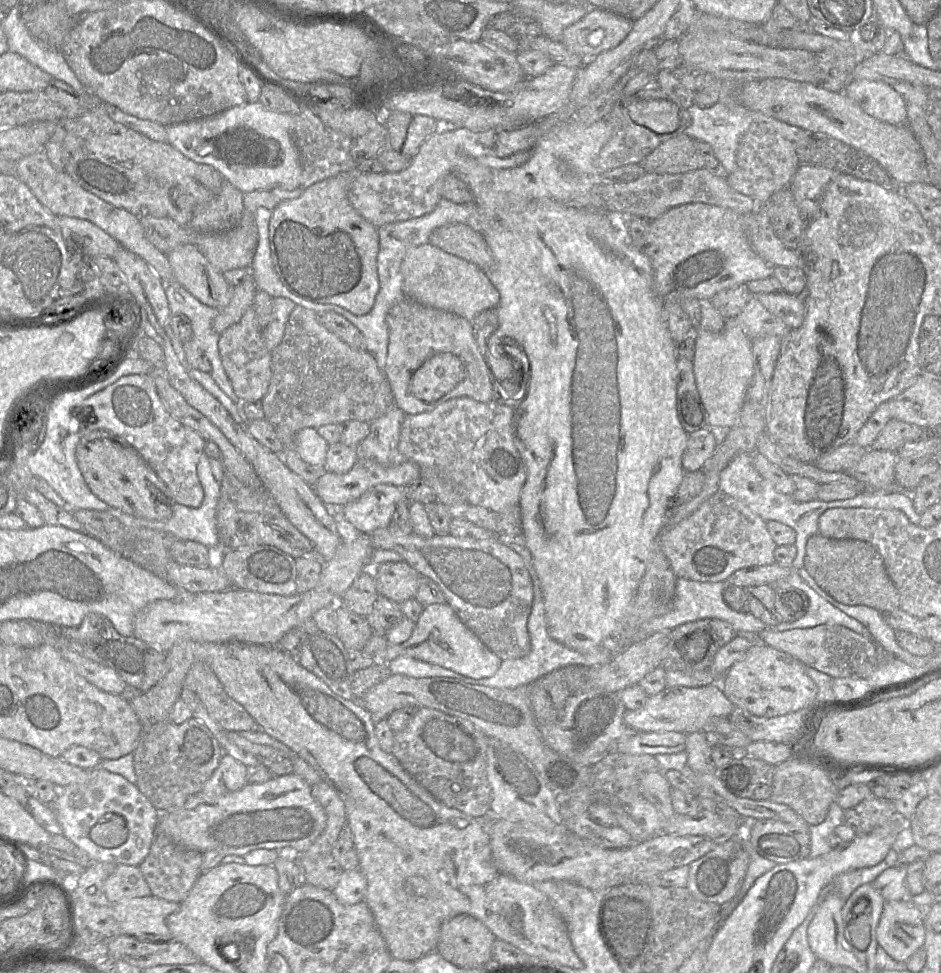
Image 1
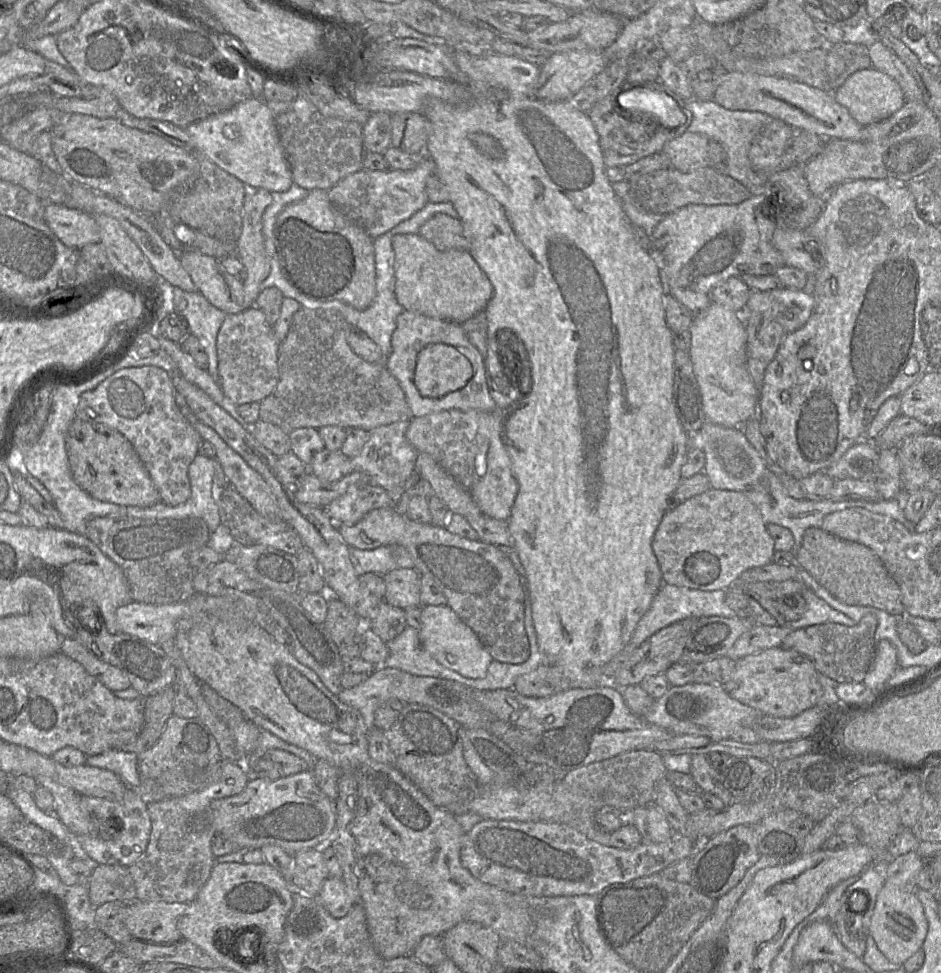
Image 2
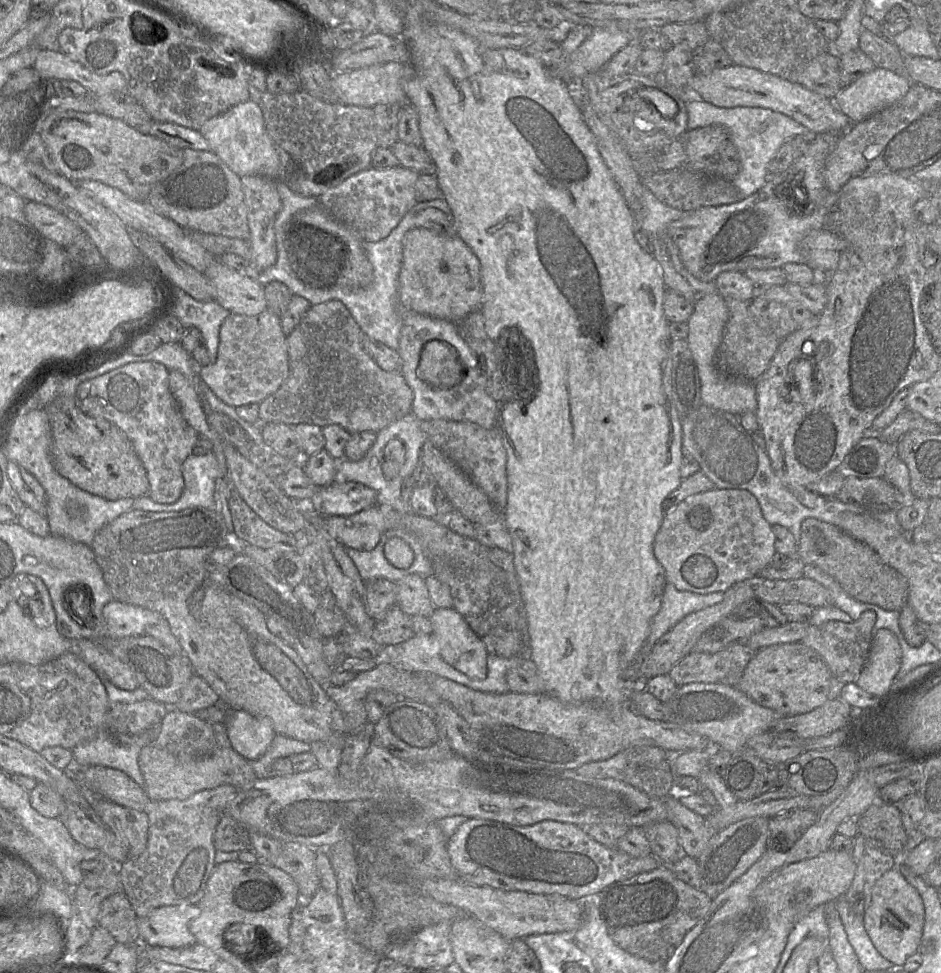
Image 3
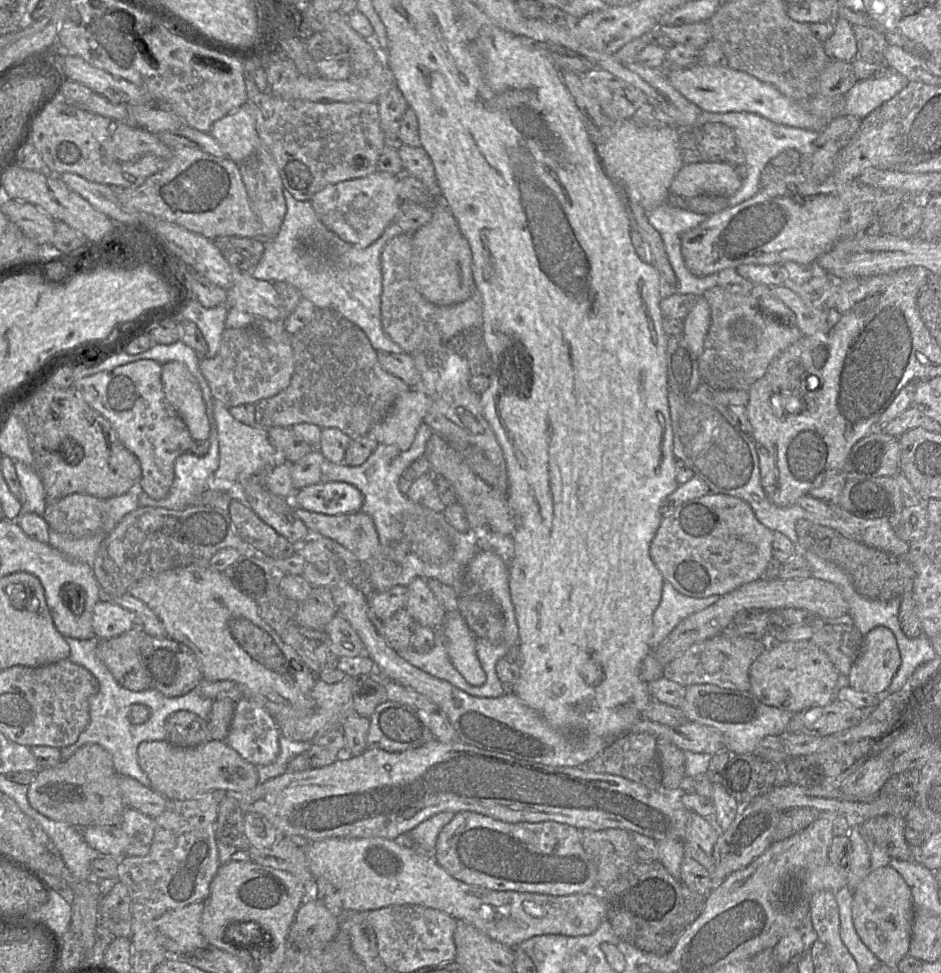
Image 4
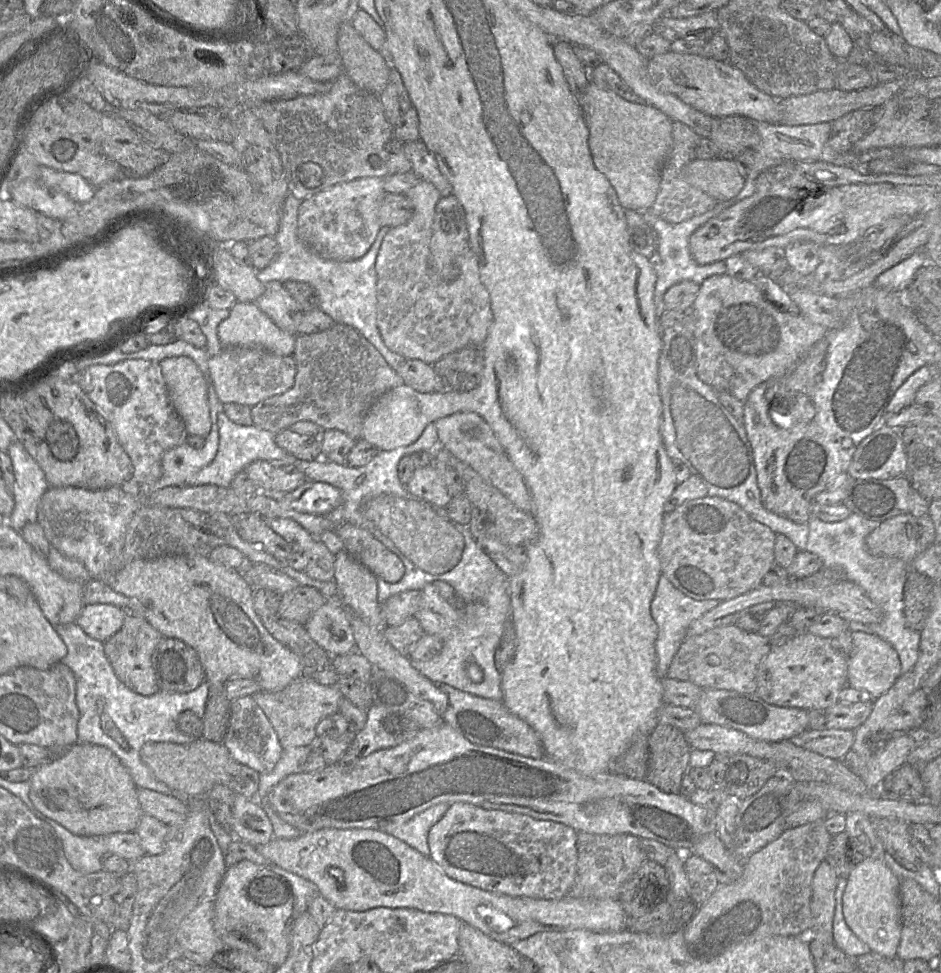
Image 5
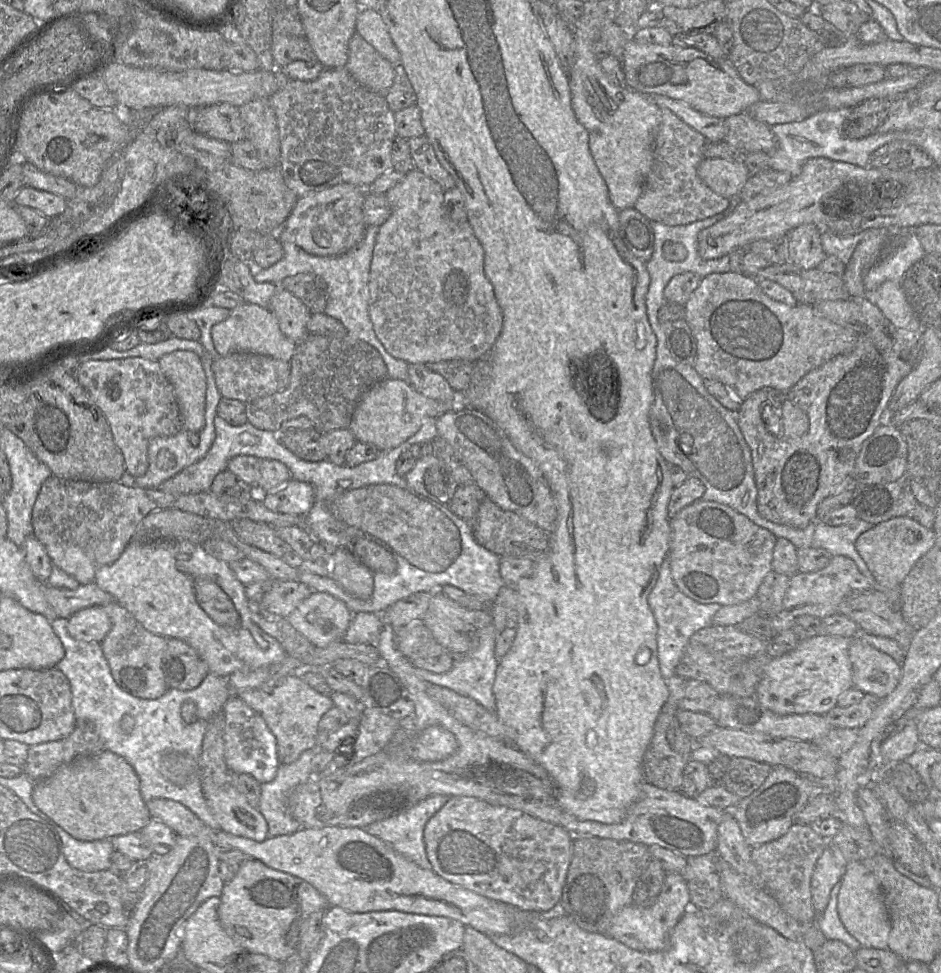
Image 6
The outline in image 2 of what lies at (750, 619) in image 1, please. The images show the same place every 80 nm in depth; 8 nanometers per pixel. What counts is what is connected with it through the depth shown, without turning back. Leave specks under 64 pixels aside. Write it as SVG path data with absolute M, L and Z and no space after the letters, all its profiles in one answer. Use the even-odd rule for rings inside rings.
M663 583L650 608L639 620L630 641L618 655L616 655L604 666L604 685L612 685L614 674L617 668L627 659L633 650L635 650L650 636L680 620L690 617L707 616L739 618L736 616L735 612L726 604L726 590L719 589L713 591L704 591L682 586L675 586L669 583Z

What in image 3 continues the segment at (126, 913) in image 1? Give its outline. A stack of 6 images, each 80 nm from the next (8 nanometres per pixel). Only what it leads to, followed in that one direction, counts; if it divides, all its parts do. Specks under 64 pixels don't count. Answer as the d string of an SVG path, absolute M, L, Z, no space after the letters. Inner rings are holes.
M198 904L162 906L154 909L147 916L137 918L140 942L145 945L184 948L196 943L196 939L189 930L189 922L199 914Z

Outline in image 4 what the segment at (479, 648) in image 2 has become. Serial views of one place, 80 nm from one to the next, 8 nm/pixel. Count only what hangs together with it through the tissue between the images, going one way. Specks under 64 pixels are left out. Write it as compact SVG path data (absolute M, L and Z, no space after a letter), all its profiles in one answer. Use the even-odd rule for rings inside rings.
M458 610L447 612L441 631L446 636L448 655L454 667L471 685L483 685L486 673L477 656L476 636Z

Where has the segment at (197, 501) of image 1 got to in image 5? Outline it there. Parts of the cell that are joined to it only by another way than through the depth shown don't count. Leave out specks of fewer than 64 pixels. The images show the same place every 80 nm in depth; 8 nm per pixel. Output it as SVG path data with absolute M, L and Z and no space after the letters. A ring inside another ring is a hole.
M134 359L113 365L91 365L79 372L78 384L112 424L131 459L132 477L144 485L158 481L164 453L186 442L189 435L172 406L159 362Z

